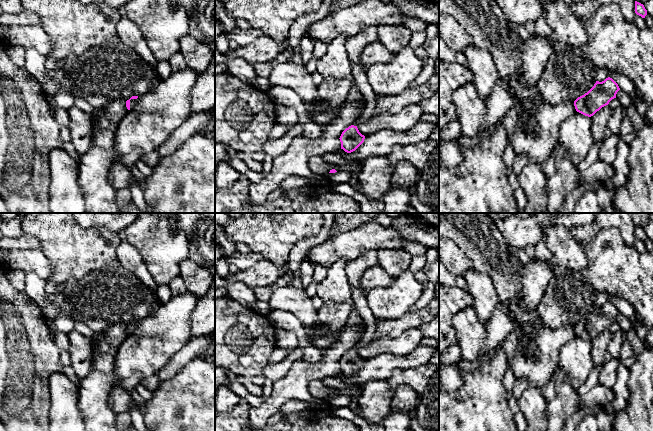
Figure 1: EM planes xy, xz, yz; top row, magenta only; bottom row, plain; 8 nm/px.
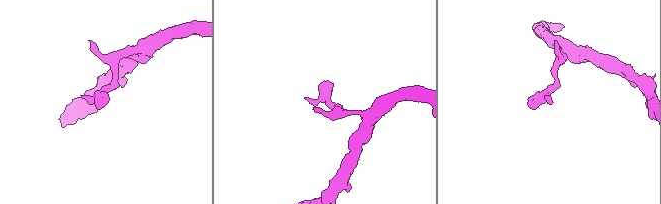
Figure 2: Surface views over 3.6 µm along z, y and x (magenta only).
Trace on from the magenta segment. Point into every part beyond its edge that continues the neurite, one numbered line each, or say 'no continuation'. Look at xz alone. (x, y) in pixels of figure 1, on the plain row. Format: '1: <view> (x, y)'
no continuation

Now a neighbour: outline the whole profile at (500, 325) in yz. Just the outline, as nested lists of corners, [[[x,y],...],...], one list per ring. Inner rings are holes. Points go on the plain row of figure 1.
[[[501,301],[490,320],[484,325],[487,332],[486,339],[476,361],[481,360],[483,356],[487,355],[500,343],[505,341],[507,336],[511,334],[517,326],[521,326],[517,318],[512,320],[509,317],[510,313],[514,314],[514,311],[509,304]]]

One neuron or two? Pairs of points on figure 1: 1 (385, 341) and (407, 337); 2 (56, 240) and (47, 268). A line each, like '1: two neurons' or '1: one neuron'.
1: one neuron
2: two neurons

